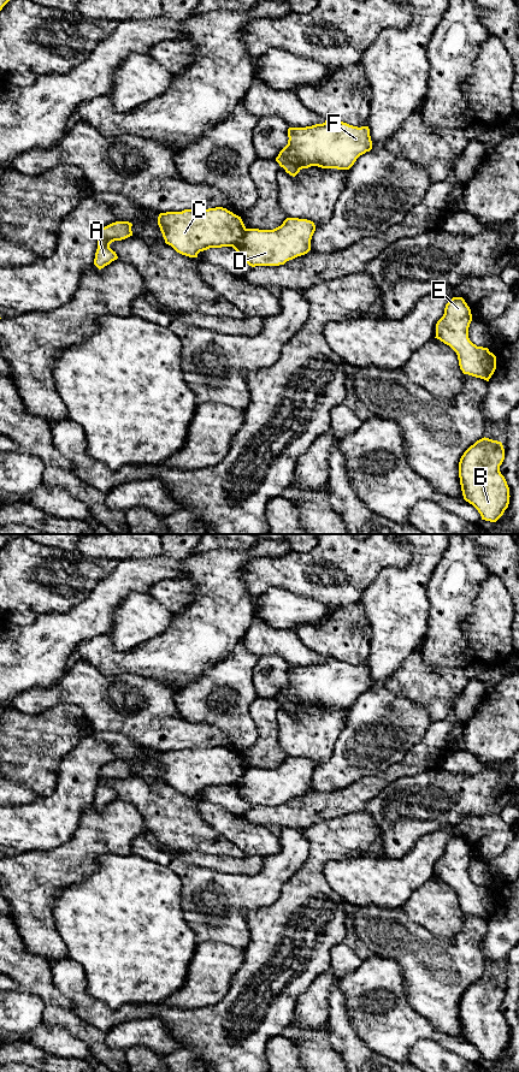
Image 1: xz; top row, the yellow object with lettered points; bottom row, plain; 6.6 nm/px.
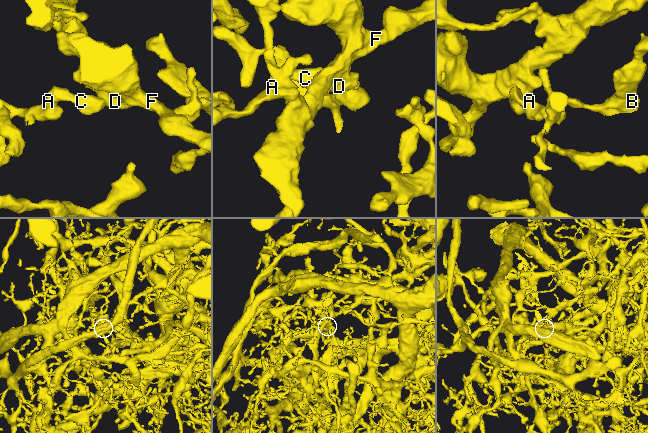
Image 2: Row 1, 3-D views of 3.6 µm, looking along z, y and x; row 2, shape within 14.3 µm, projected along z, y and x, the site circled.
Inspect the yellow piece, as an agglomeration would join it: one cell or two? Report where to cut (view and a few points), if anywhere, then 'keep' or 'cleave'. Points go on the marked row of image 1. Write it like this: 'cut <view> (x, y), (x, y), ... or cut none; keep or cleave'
cut xz (246, 229), (233, 247); cleave

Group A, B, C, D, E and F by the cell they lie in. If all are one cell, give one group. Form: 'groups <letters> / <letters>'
groups A B C E / D F

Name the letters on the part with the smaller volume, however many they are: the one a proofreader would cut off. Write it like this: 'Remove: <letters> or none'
Remove: D, F

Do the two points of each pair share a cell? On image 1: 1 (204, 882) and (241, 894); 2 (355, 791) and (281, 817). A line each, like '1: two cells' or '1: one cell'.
1: one cell
2: one cell

